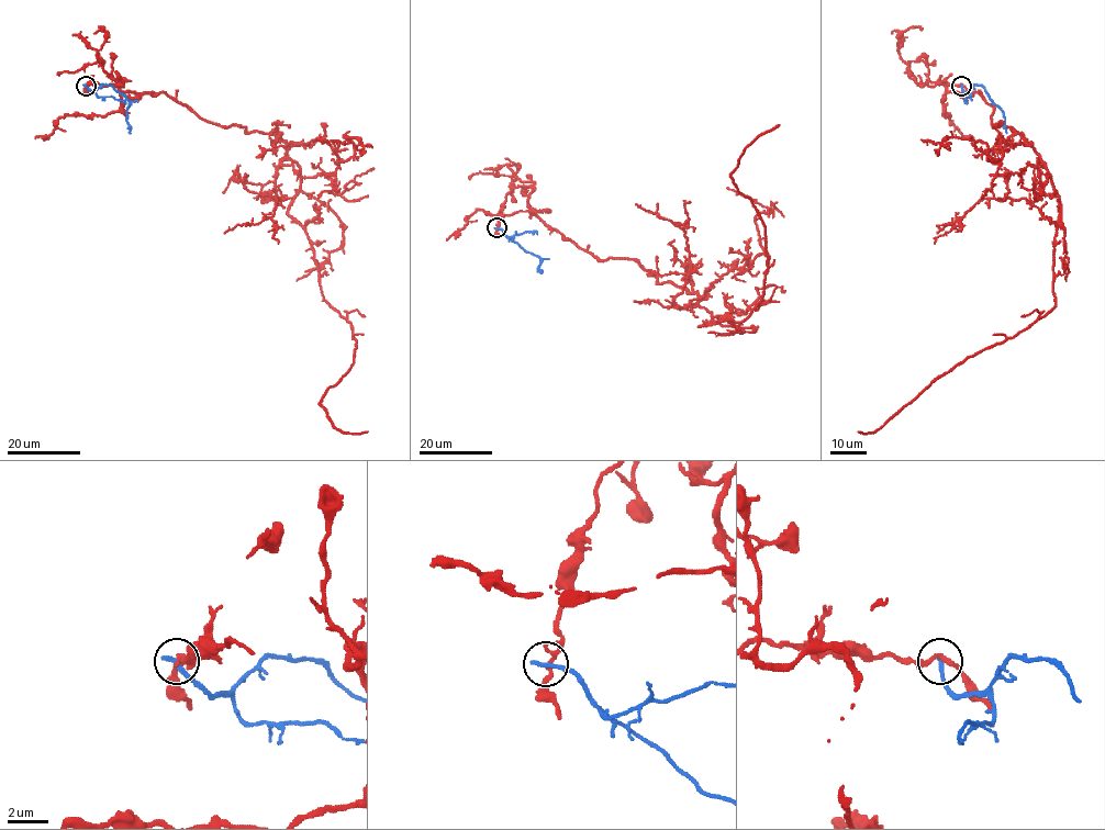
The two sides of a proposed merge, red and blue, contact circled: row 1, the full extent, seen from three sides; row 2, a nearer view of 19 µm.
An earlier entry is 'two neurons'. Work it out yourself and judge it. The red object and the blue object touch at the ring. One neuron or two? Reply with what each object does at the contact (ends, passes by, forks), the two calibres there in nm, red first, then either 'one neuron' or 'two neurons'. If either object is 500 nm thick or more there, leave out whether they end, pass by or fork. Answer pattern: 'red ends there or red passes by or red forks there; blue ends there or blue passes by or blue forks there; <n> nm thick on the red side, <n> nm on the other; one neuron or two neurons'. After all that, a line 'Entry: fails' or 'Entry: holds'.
red forks there; blue ends there; 170 nm thick on the red side, 280 nm on the other; two neurons
Entry: holds

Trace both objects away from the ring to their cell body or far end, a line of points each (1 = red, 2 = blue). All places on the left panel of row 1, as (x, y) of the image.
1: (86, 85), (165, 92), (288, 146), (300, 171), (288, 214), (356, 341), (320, 403), (335, 428), (368, 432)
2: (86, 86), (95, 91), (102, 85), (110, 85), (130, 102), (125, 111), (130, 133)

